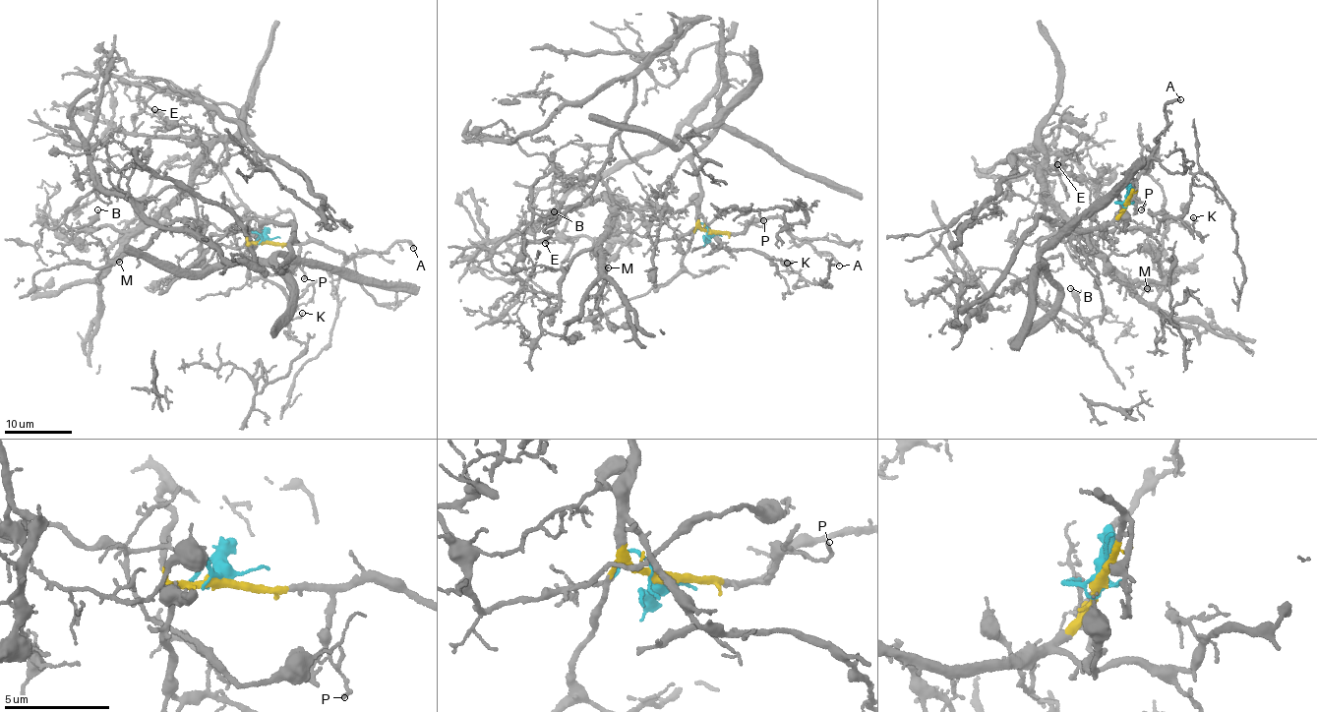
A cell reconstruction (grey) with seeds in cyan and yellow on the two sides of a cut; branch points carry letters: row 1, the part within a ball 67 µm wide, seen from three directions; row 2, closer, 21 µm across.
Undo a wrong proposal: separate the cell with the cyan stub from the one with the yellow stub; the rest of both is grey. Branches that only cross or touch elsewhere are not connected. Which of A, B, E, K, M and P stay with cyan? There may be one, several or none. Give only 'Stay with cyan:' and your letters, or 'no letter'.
Stay with cyan: B, E, M

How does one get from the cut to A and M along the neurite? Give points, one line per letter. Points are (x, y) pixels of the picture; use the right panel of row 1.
A: (1126, 200), (1135, 184), (1128, 171), (1139, 166), (1154, 152), (1167, 124), (1165, 106), (1181, 99)
M: (1126, 200), (1115, 203), (1120, 215), (1111, 231), (1073, 224), (1096, 240), (1137, 295), (1147, 288)

